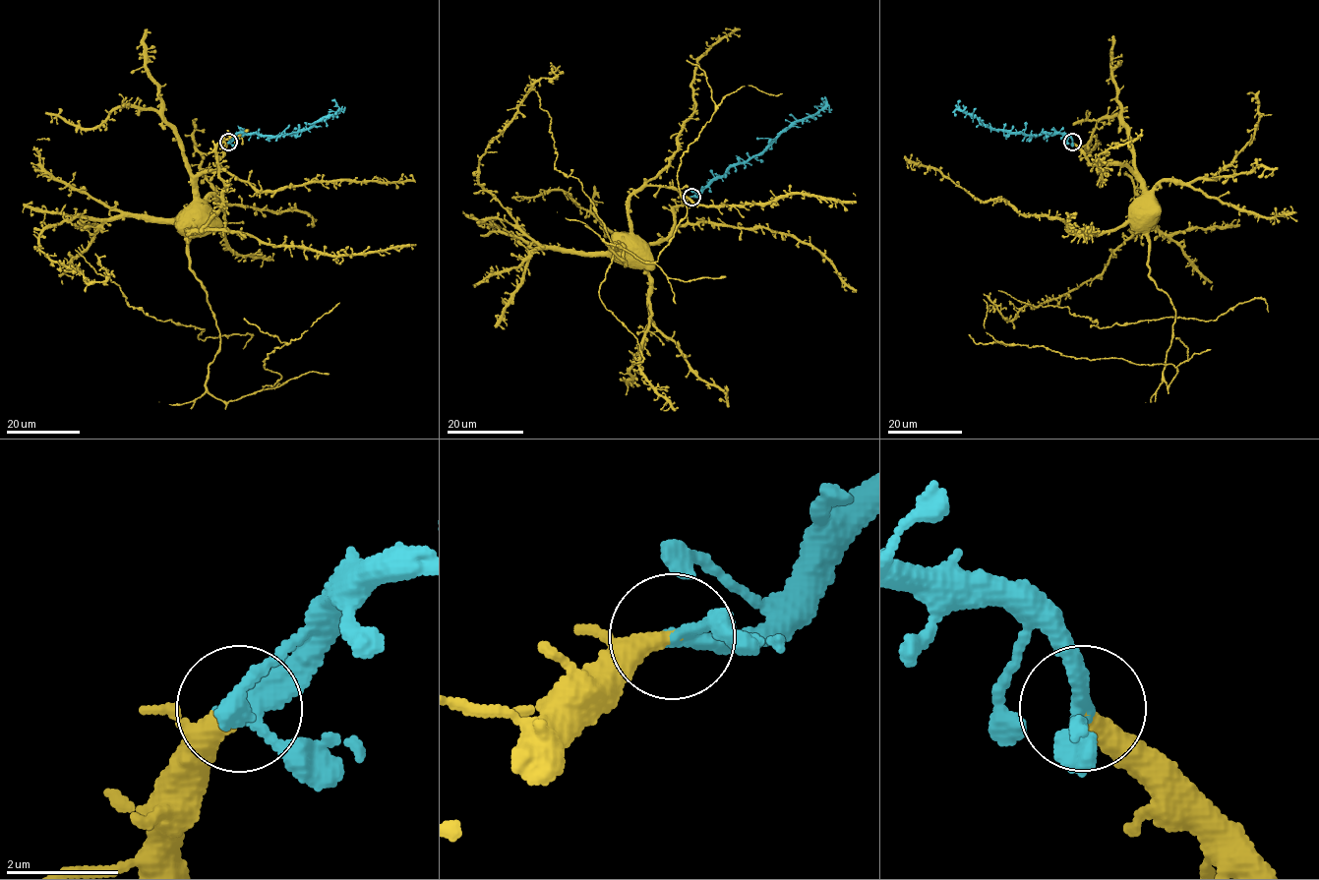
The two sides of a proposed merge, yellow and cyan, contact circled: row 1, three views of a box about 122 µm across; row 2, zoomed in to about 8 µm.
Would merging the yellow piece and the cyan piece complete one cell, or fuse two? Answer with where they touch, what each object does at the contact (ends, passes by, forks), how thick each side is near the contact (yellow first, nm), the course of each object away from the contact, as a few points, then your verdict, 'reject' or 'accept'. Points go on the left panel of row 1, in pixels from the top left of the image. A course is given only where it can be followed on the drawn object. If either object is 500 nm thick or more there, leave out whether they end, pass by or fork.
place (228, 142); yellow passes by; cyan passes by; calibres 260 and 320 nm; course yellow (229, 142), (218, 164), (222, 170), (201, 172), (196, 180), (195, 202), (188, 223); course cyan (229, 142), (245, 132), (275, 136), (309, 129), (316, 121), (337, 111), (338, 106), (331, 99); accept

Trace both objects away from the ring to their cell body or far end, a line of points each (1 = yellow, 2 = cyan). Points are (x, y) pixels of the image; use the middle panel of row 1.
1: (691, 196), (674, 208), (673, 229), (665, 238), (648, 242), (637, 252), (632, 241), (628, 236), (624, 238)
2: (691, 196), (696, 197), (722, 177), (730, 166), (760, 154), (786, 129), (813, 116), (826, 103), (820, 103)

